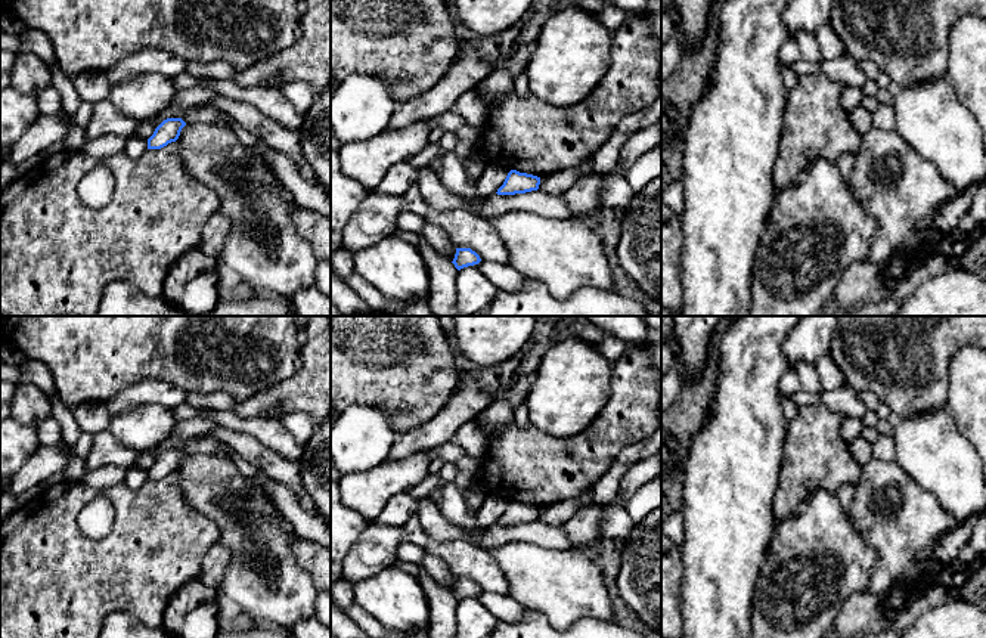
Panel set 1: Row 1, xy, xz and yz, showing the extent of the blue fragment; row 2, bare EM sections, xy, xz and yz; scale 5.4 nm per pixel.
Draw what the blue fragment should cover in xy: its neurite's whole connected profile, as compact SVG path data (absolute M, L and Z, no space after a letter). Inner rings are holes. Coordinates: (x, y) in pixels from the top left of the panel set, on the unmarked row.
M182 449L164 450L148 470L148 480L161 480L171 473L176 473L186 453Z

